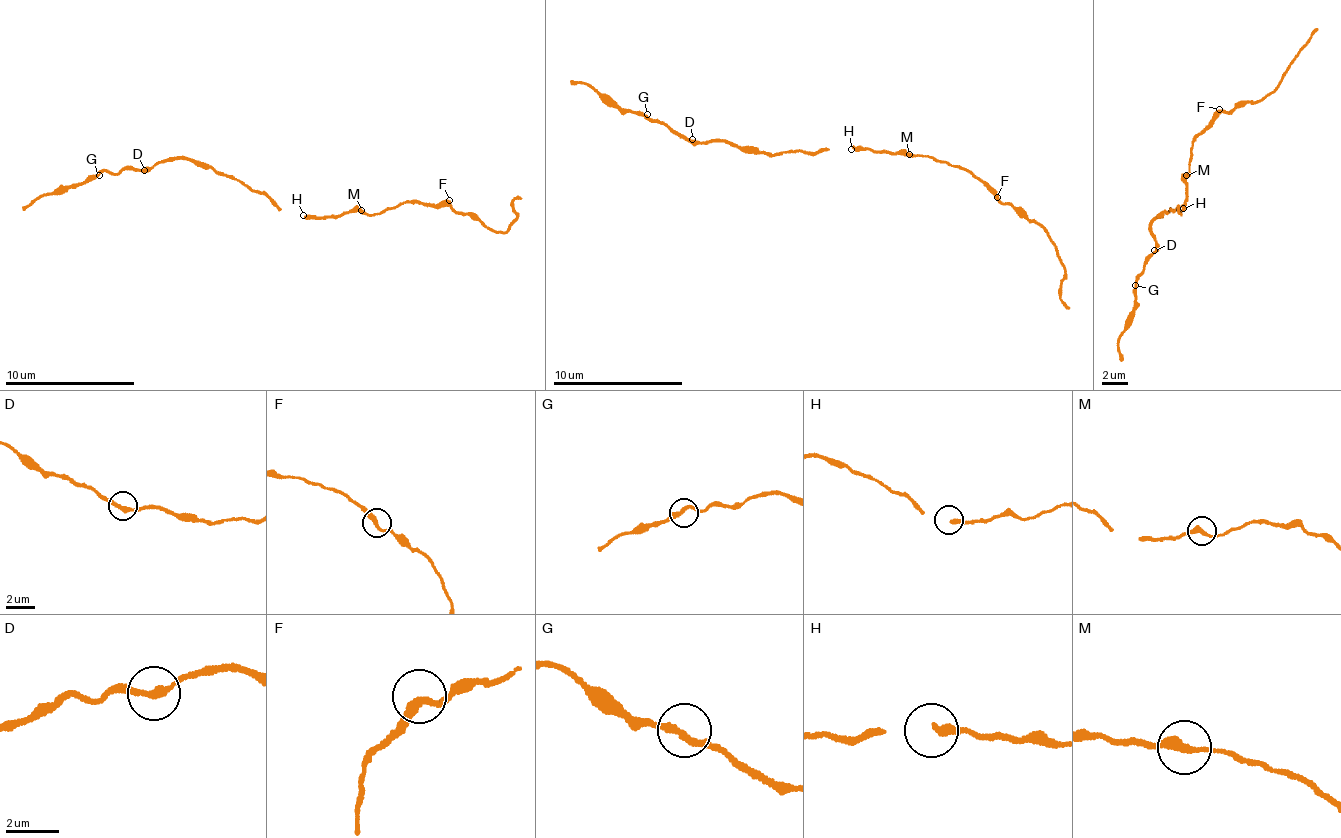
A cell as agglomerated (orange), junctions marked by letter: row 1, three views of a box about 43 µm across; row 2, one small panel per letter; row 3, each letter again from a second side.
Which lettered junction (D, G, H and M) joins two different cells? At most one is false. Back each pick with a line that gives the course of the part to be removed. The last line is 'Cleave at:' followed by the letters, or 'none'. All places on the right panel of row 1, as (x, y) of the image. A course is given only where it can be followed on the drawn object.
M: Course of the part to remove: (1187, 175), (1196, 135), (1222, 112), (1265, 99), (1317, 27)
Cleave at: M

